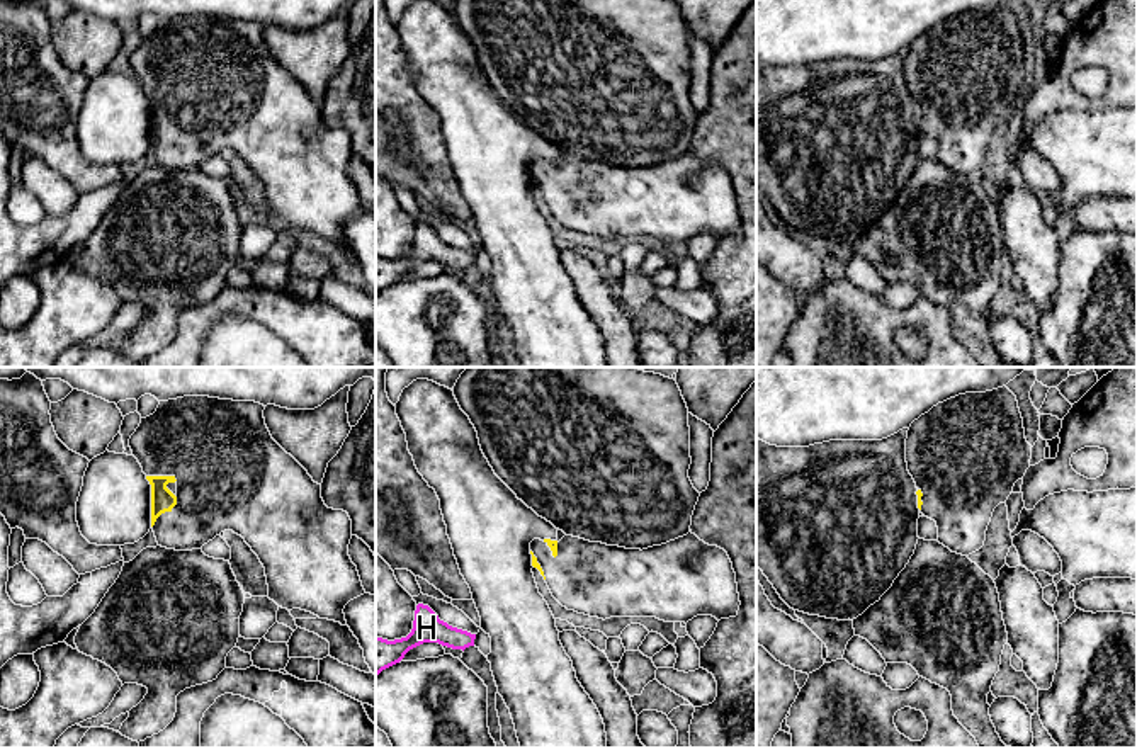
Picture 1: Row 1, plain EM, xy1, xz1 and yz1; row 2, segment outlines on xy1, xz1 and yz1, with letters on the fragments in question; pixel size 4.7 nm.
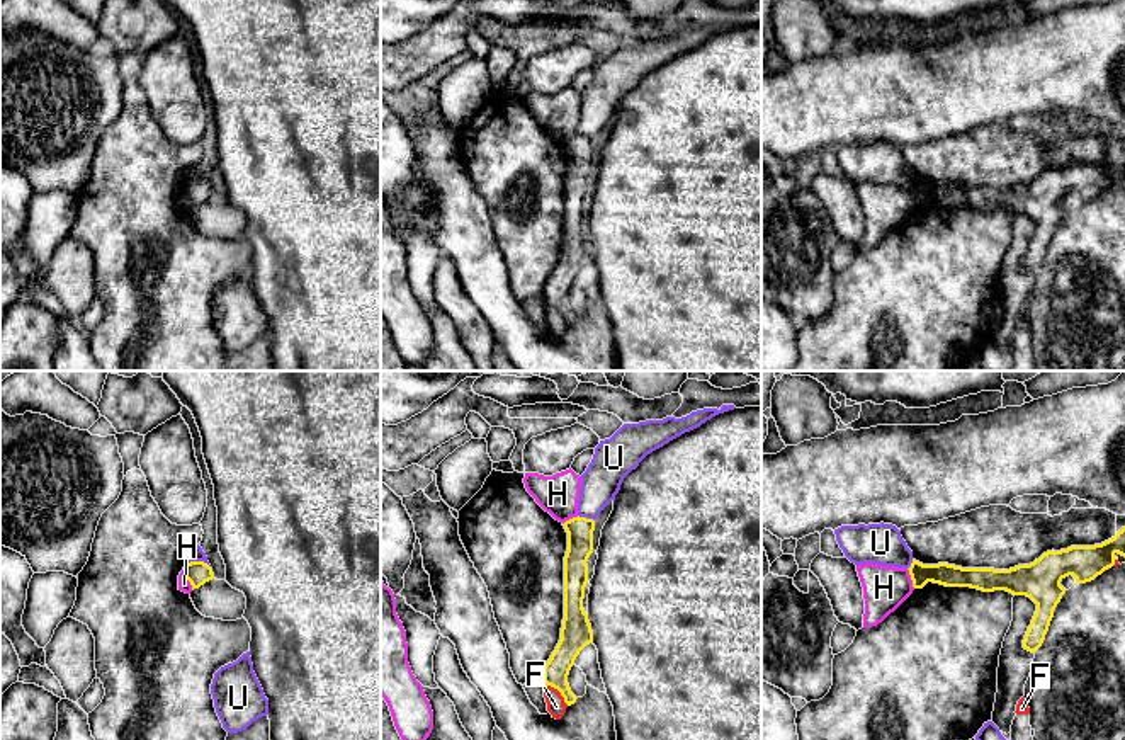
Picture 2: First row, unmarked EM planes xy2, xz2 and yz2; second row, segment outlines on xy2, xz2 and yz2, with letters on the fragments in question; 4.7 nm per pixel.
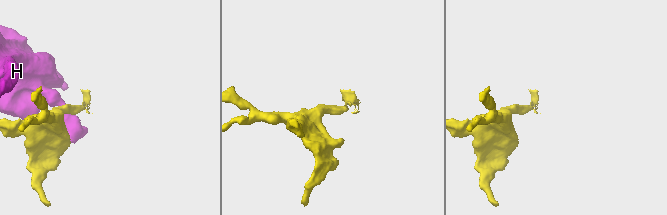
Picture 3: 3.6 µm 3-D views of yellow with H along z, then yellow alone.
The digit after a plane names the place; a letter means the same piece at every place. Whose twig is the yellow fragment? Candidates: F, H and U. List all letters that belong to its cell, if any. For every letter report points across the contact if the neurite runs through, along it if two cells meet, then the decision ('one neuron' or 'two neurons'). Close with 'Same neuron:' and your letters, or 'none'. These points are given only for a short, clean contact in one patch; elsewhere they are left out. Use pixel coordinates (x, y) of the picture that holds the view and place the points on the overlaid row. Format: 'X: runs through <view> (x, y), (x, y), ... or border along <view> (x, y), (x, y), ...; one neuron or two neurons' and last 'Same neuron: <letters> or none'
F: two neurons
H: border along xy2 (182, 570), (192, 589); two neurons
U: two neurons
Same neuron: none

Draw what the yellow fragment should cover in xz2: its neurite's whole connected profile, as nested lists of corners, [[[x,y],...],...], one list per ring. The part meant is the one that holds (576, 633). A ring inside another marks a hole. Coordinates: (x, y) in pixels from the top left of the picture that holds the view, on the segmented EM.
[[[573,517],[566,521],[568,551],[564,556],[564,619],[561,640],[544,665],[544,682],[561,692],[568,706],[576,703],[568,675],[579,652],[593,643],[588,614],[583,609],[585,587],[588,583],[588,558],[593,553],[595,521]]]

